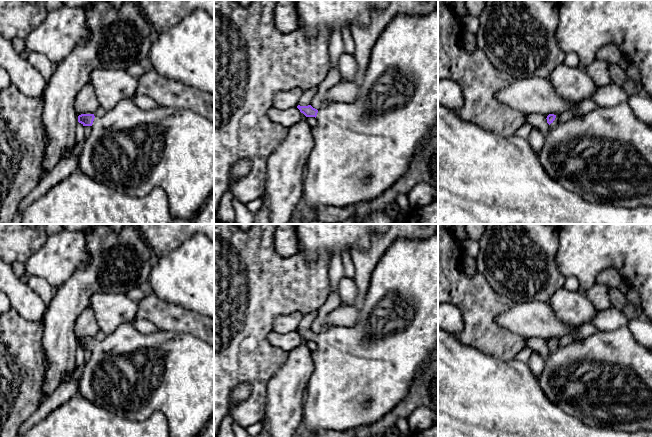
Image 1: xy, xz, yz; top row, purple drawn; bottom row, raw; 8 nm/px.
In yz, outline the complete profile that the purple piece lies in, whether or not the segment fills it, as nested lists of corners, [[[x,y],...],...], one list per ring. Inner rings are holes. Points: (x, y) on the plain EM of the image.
[[[627,325],[613,331],[599,330],[562,347],[554,338],[546,343],[549,355],[544,359],[544,368],[537,381],[553,404],[588,426],[623,432],[652,430],[652,351],[637,342]]]

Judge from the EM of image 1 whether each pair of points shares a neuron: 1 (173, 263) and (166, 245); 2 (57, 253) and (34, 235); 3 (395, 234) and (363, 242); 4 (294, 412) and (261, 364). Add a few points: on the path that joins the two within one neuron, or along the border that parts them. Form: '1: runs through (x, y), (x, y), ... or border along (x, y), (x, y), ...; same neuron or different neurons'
1: border along (188, 238), (158, 258); different neurons
2: border along (48, 236), (46, 241), (28, 259); different neurons
3: border along (374, 234), (365, 250), (355, 247), (350, 252); different neurons
4: border along (286, 360), (268, 382), (266, 401); different neurons

